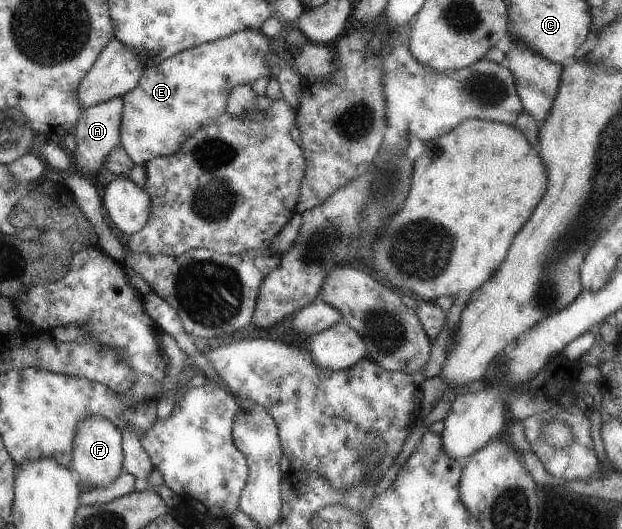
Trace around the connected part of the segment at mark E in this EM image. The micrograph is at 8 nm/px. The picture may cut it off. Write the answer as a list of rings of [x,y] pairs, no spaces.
[[[242,29],[227,37],[190,47],[176,53],[153,67],[145,66],[136,86],[123,98],[123,115],[119,128],[120,145],[128,153],[134,165],[145,165],[152,158],[174,154],[196,129],[215,123],[227,112],[227,96],[236,85],[249,85],[256,79],[272,77],[274,70],[266,63],[268,37],[259,29]]]

